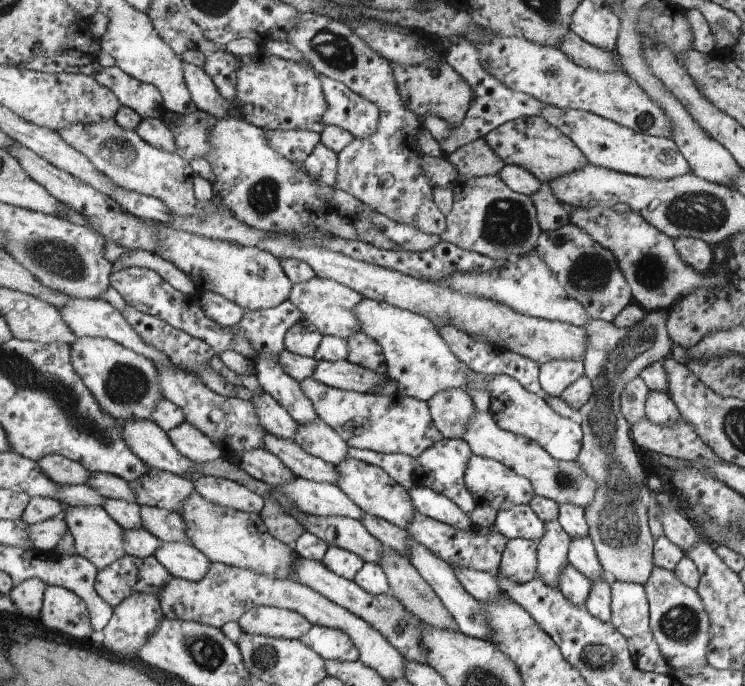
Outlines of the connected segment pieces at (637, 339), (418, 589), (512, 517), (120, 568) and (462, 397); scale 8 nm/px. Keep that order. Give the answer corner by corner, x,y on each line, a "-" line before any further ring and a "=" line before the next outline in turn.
648,312
643,322
631,327
618,328
614,323
595,319
584,327
590,337
590,347
587,348
584,360
585,376
594,385
594,396
579,410
584,440
582,452
576,462
599,484
595,502
591,502
591,506
585,509
586,518
591,526
590,538
594,541
599,561
612,581
645,585
656,566
656,539
651,531
648,508
641,498
641,492
644,491
643,482
646,482
650,472
643,464
640,449
632,437
633,426
623,413
622,396
631,380
639,378
648,367
664,361
673,353
676,343
669,336
667,322
668,312
=
385,547
380,566
390,581
392,596
395,596
409,612
413,612
423,623
435,628
441,628
441,630
459,629
450,609
447,608
433,586
423,578
422,573
410,562
408,557
395,552
390,547
=
518,505
498,512
494,528
510,540
521,538
539,542
545,536
546,524
530,505
=
127,553
105,571
99,572
96,590
115,610
123,600
136,594
159,597
169,576
170,571
155,556
141,559
=
452,388
437,394
428,401
435,426
444,438
459,439
465,436
476,407
465,389

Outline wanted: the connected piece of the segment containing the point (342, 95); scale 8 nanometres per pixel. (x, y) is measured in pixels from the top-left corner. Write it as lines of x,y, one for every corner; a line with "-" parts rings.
318,74
322,80
322,88
327,100
327,112
323,116
326,126
336,125
353,133
356,138
373,136
377,132
380,120
380,109
377,104
366,100
355,93
347,84
334,80
325,74

